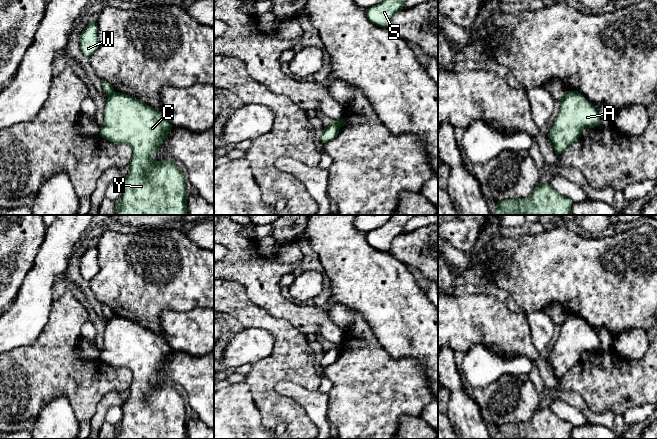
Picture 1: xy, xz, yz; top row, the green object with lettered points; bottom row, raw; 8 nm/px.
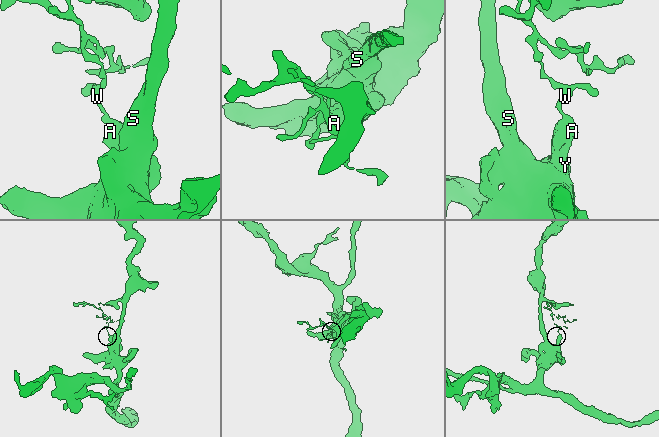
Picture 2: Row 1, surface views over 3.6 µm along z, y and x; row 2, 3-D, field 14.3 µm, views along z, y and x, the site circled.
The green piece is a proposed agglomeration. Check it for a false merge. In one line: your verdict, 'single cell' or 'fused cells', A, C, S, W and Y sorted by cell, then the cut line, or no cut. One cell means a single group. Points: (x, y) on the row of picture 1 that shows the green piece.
fused cells | A C S Y / W | xz (335, 121), (339, 129)

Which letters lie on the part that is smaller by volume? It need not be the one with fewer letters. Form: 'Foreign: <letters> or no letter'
Foreign: W

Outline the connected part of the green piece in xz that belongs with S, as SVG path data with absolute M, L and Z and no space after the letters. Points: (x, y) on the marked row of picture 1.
M384 0L366 9L368 20L379 27L387 28L390 26L392 18L400 12L406 0Z

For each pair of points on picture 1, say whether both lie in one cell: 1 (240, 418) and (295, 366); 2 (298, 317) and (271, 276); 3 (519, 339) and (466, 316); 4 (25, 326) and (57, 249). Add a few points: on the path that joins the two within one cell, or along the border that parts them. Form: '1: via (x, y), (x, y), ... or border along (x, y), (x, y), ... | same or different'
1: border along (245, 382), (260, 415), (260, 421), (264, 425) | different
2: via (287, 308), (271, 292), (271, 287) | same
3: via (506, 331), (488, 321), (479, 319) | same
4: via (31, 307), (37, 285), (48, 268) | same

